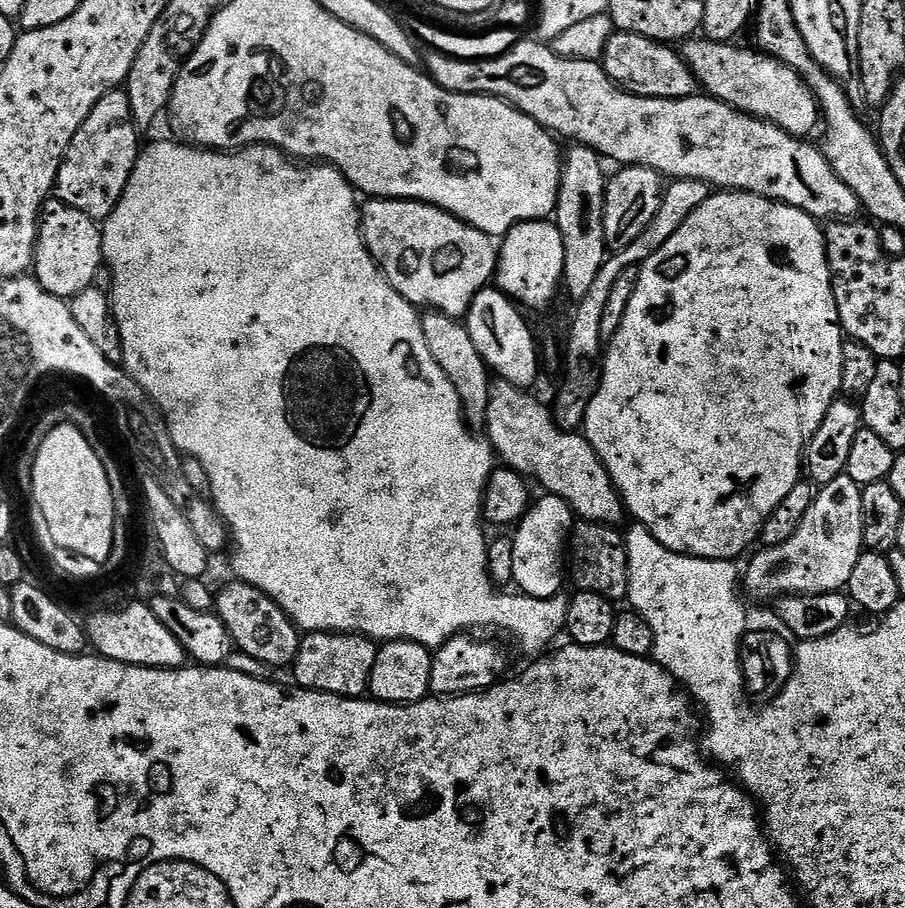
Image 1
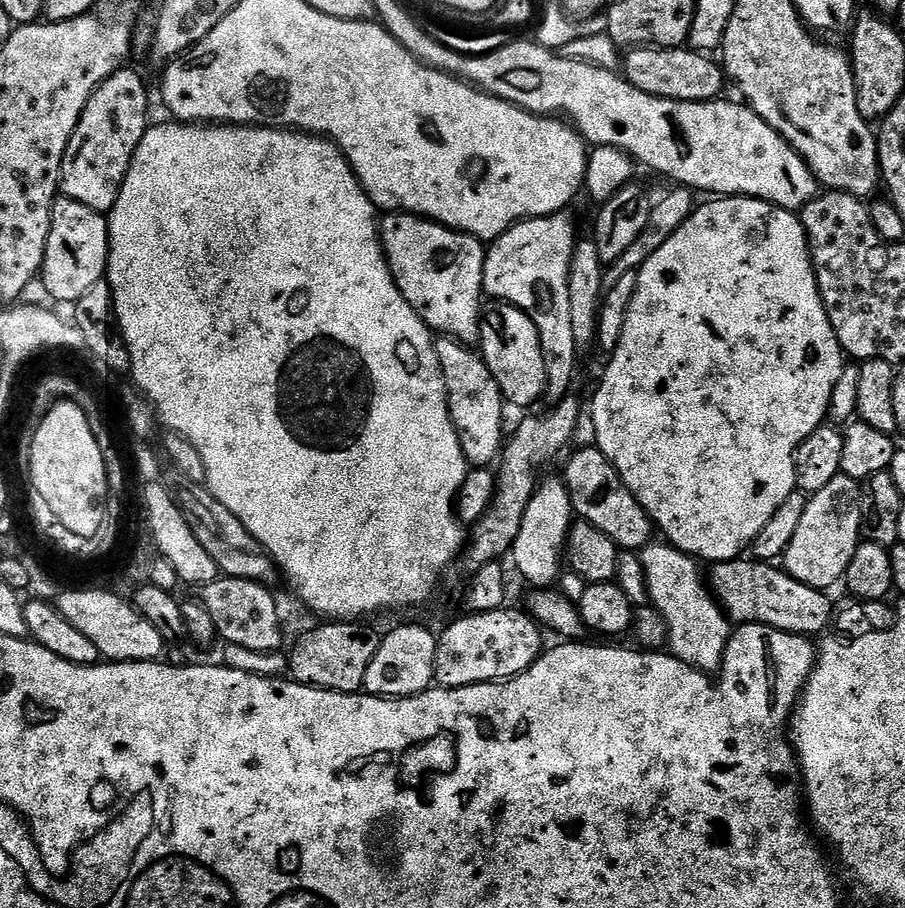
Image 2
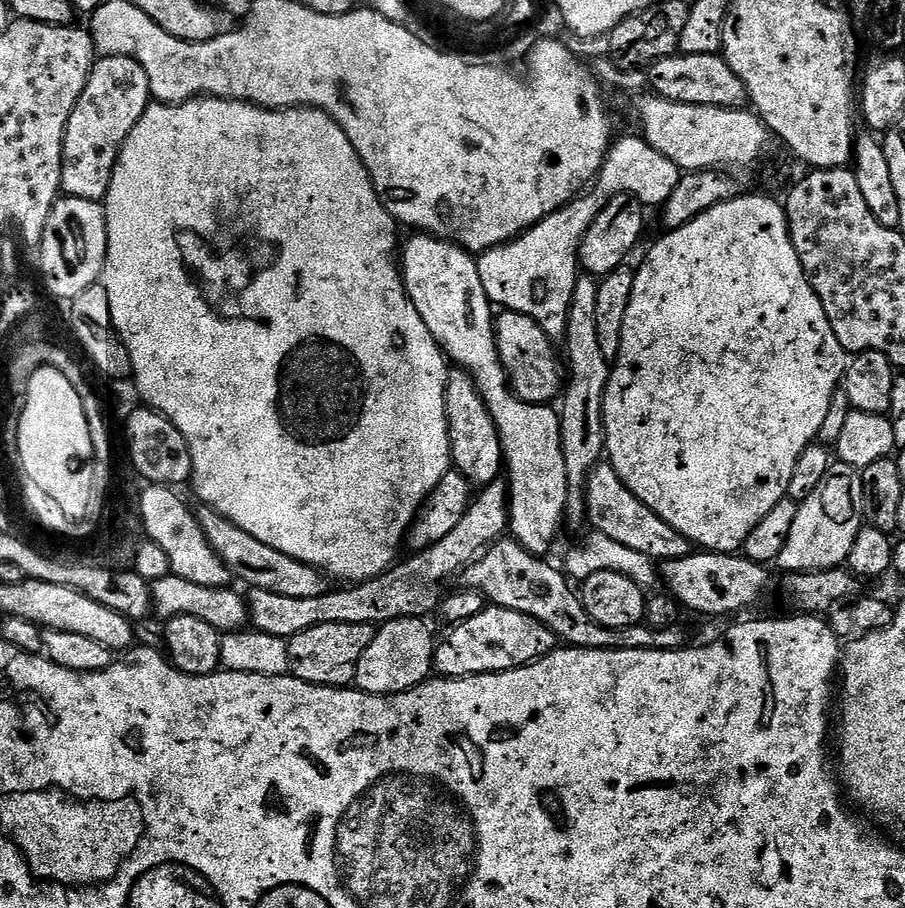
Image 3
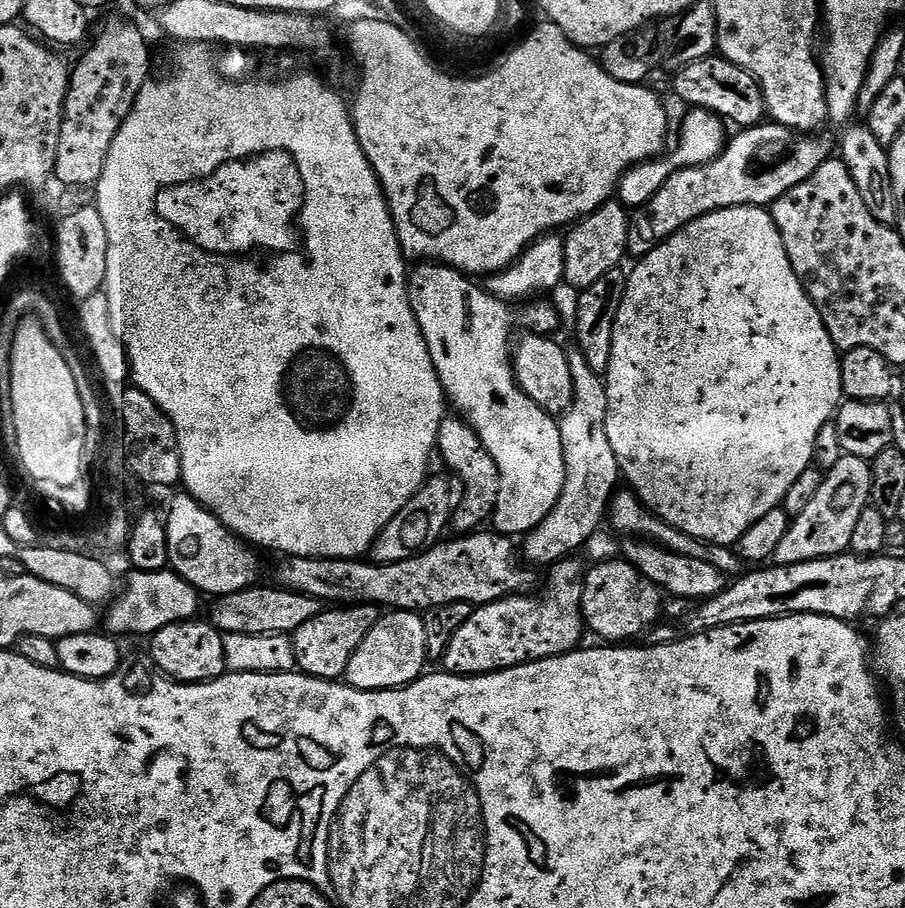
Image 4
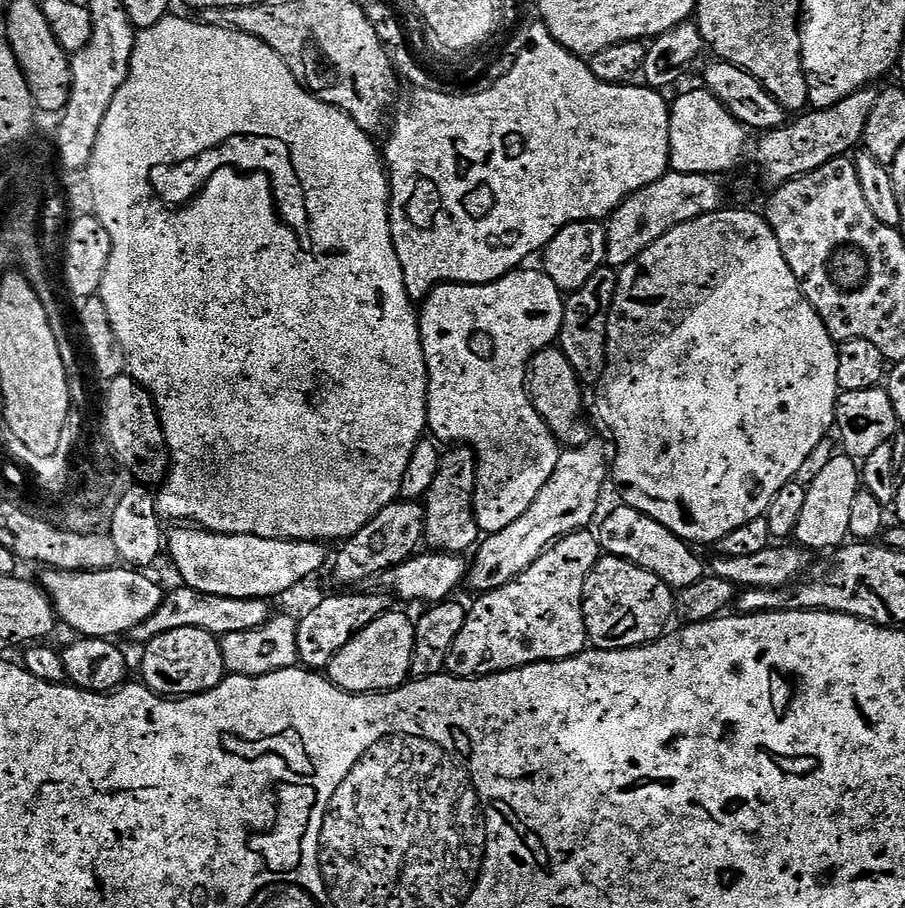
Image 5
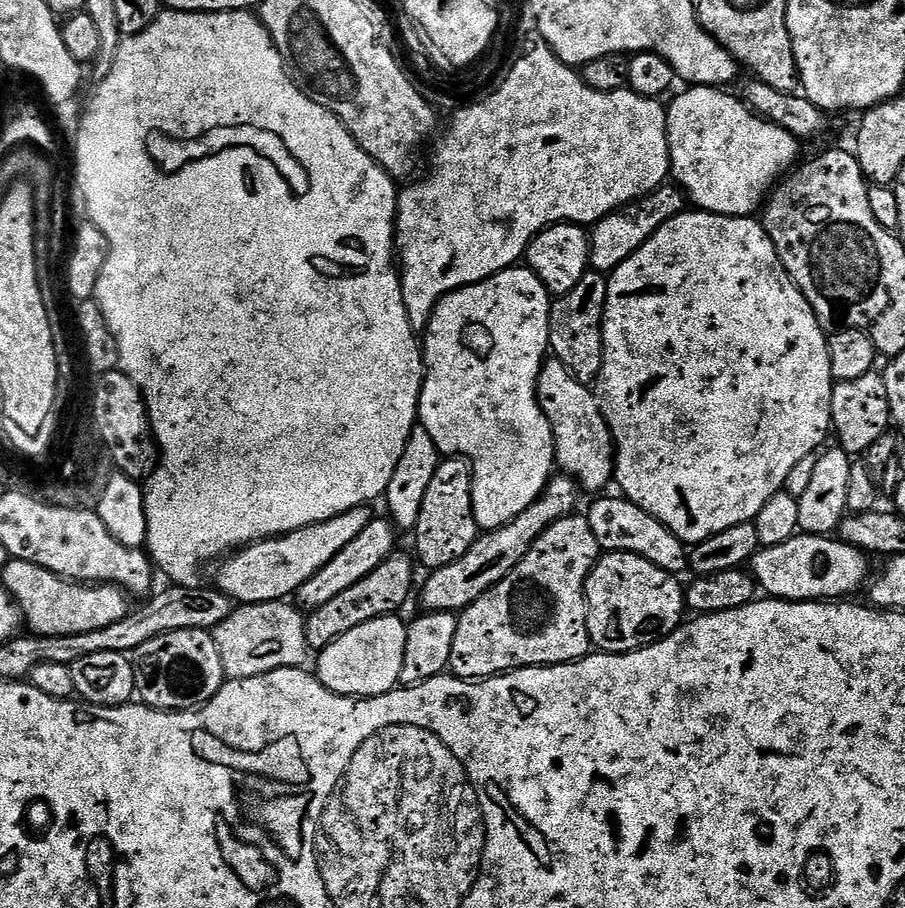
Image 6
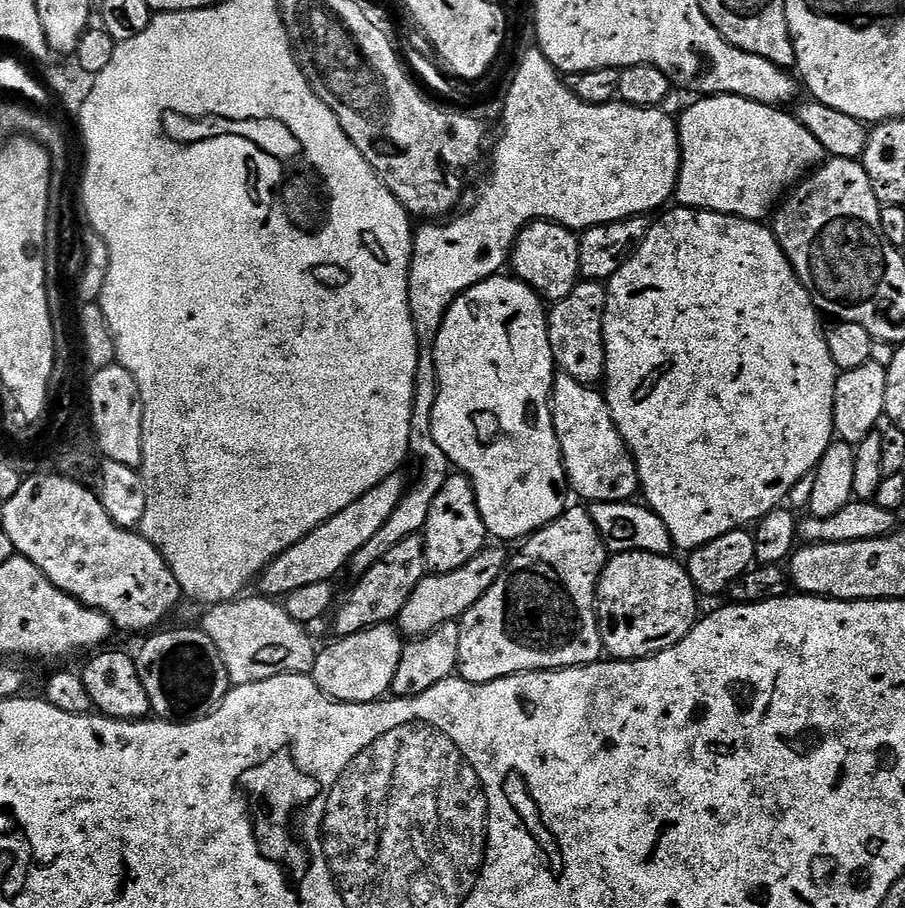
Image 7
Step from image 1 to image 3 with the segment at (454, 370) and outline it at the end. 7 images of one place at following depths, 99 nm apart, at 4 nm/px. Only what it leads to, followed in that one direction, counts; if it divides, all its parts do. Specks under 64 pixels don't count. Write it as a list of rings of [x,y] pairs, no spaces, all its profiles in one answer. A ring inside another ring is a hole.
[[[449,371],[444,391],[444,410],[448,427],[449,452],[452,455],[455,471],[461,472],[473,485],[491,484],[502,472],[500,436],[488,418],[488,409],[480,399],[473,381],[463,371]]]

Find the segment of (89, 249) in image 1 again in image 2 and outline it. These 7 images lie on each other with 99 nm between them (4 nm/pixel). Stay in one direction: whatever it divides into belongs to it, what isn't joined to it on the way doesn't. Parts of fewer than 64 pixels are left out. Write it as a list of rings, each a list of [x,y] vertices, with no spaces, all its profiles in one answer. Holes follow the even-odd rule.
[[[60,198],[52,205],[50,234],[46,242],[42,281],[44,288],[56,300],[74,302],[94,286],[94,282],[105,279],[108,270],[108,222],[101,213],[74,202]]]

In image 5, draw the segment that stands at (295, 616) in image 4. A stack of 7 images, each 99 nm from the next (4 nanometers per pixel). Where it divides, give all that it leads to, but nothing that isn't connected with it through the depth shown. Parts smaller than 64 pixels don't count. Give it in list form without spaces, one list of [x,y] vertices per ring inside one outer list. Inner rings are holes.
[[[179,586],[173,592],[169,591],[164,598],[164,604],[138,626],[134,626],[130,639],[137,646],[149,644],[158,634],[170,634],[170,630],[186,630],[197,628],[206,630],[218,638],[226,634],[242,634],[246,630],[258,630],[266,626],[274,615],[273,606],[266,600],[254,598],[218,598],[218,594],[202,594],[202,590],[194,590],[187,586]]]

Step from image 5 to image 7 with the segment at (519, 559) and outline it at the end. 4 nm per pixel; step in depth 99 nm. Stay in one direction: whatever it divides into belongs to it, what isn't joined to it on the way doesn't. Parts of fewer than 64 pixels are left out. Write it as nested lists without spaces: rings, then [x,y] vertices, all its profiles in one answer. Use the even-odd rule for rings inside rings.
[[[485,546],[478,555],[470,558],[470,562],[466,562],[466,566],[458,566],[458,570],[426,574],[422,582],[414,586],[414,594],[410,594],[410,598],[406,598],[406,604],[402,606],[398,617],[399,631],[405,637],[419,638],[430,634],[438,626],[459,621],[470,610],[470,606],[474,606],[474,602],[478,602],[478,598],[486,594],[509,559],[507,551],[504,553],[500,548]]]

